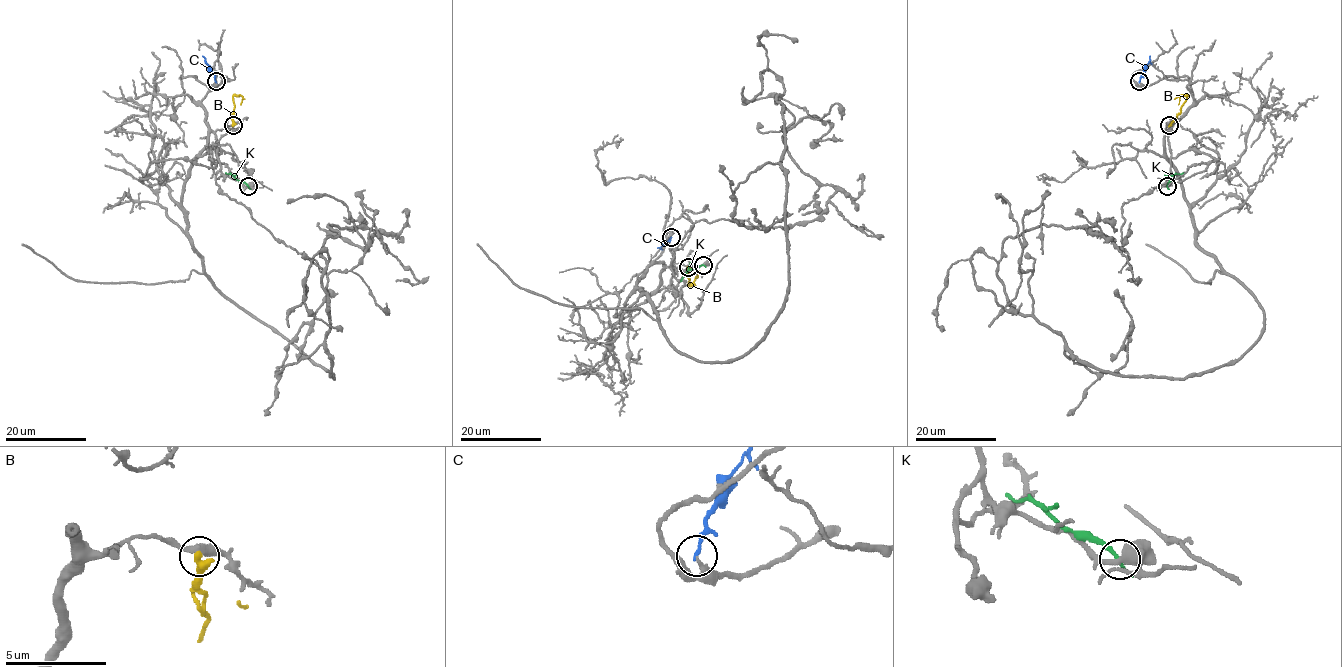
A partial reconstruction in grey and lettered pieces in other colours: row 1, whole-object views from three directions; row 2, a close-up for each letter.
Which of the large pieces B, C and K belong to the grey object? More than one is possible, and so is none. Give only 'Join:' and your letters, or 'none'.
Join: none

